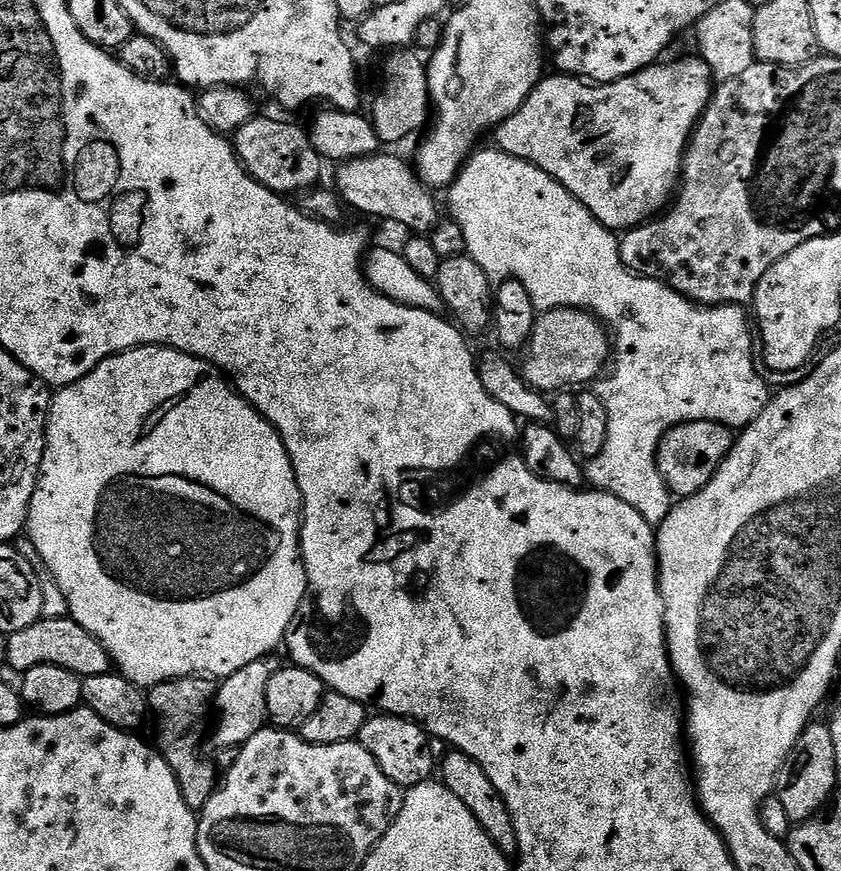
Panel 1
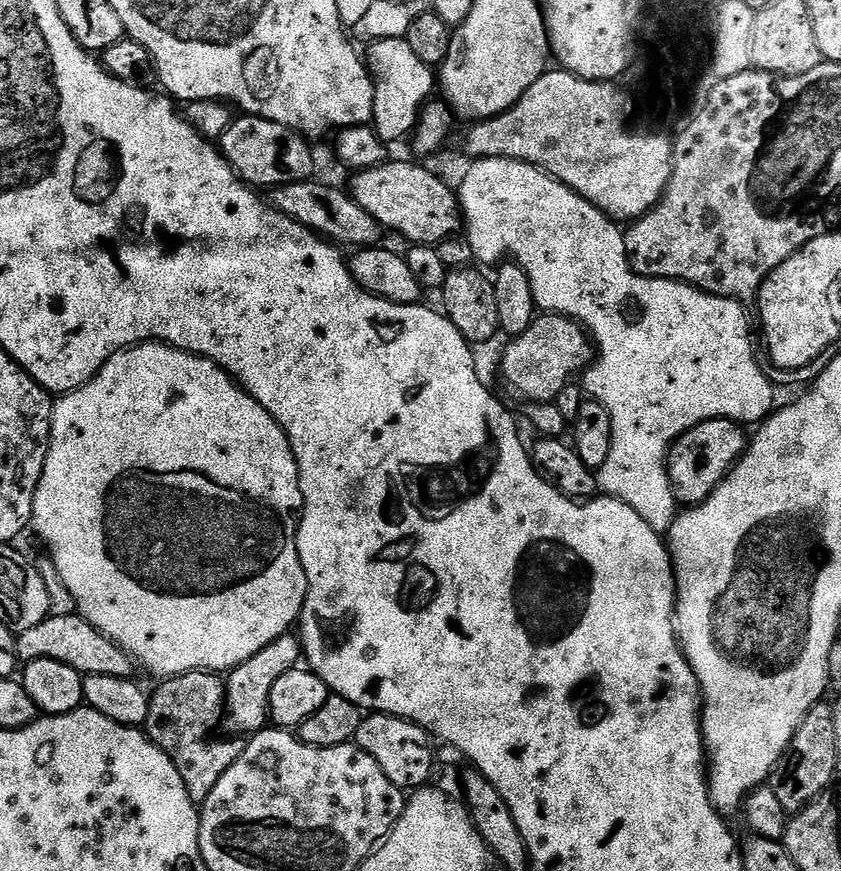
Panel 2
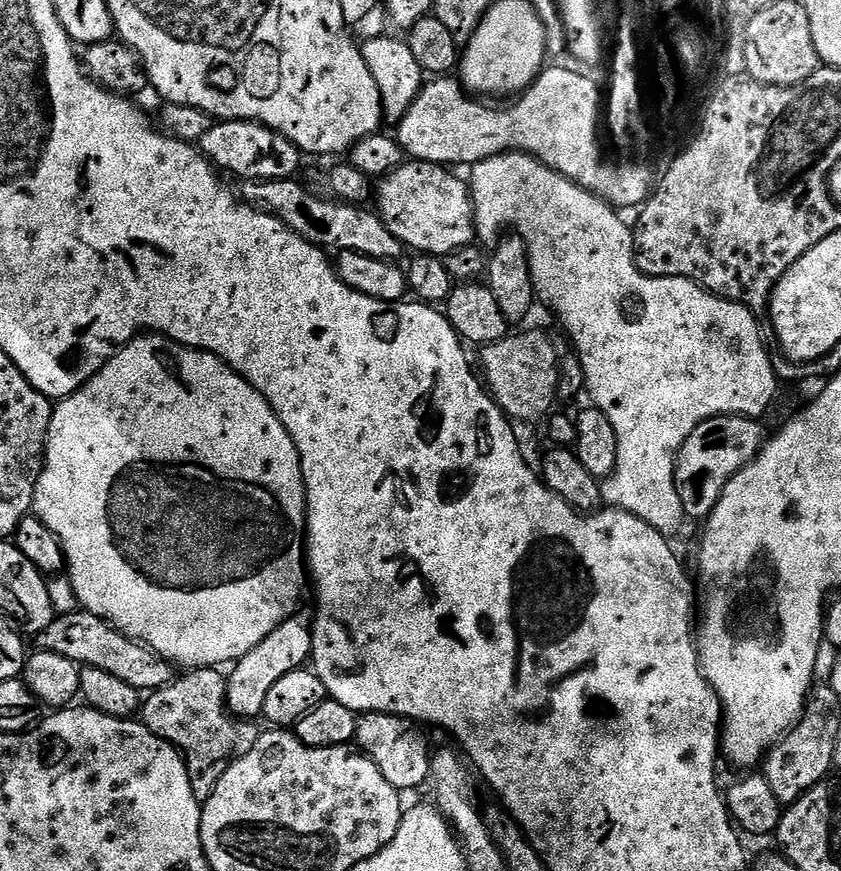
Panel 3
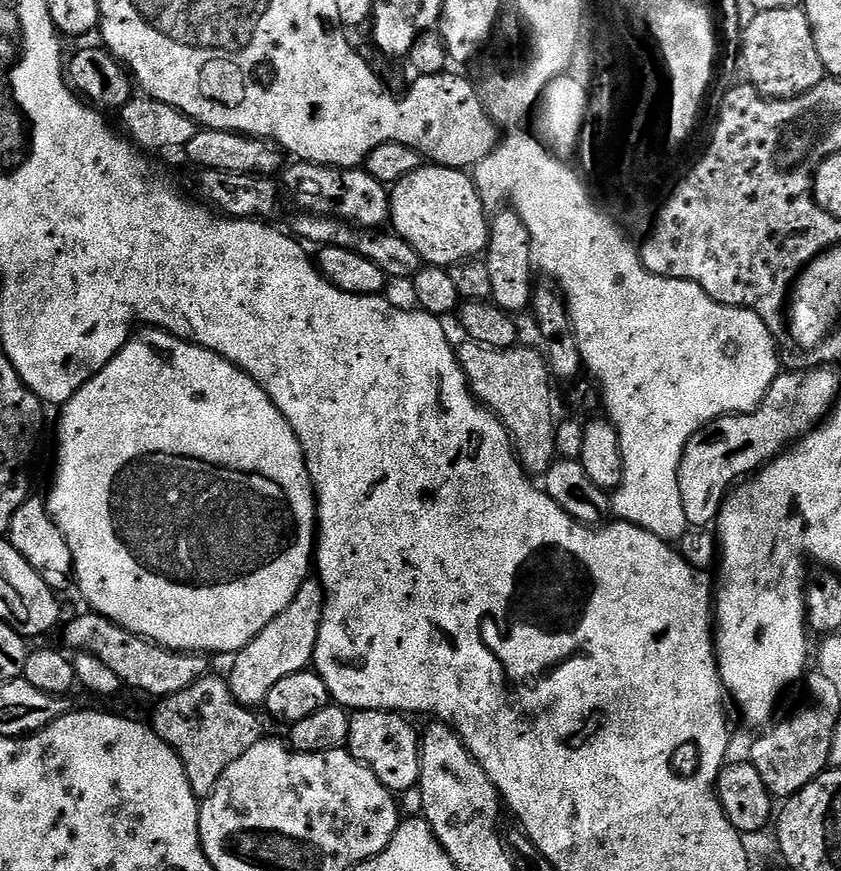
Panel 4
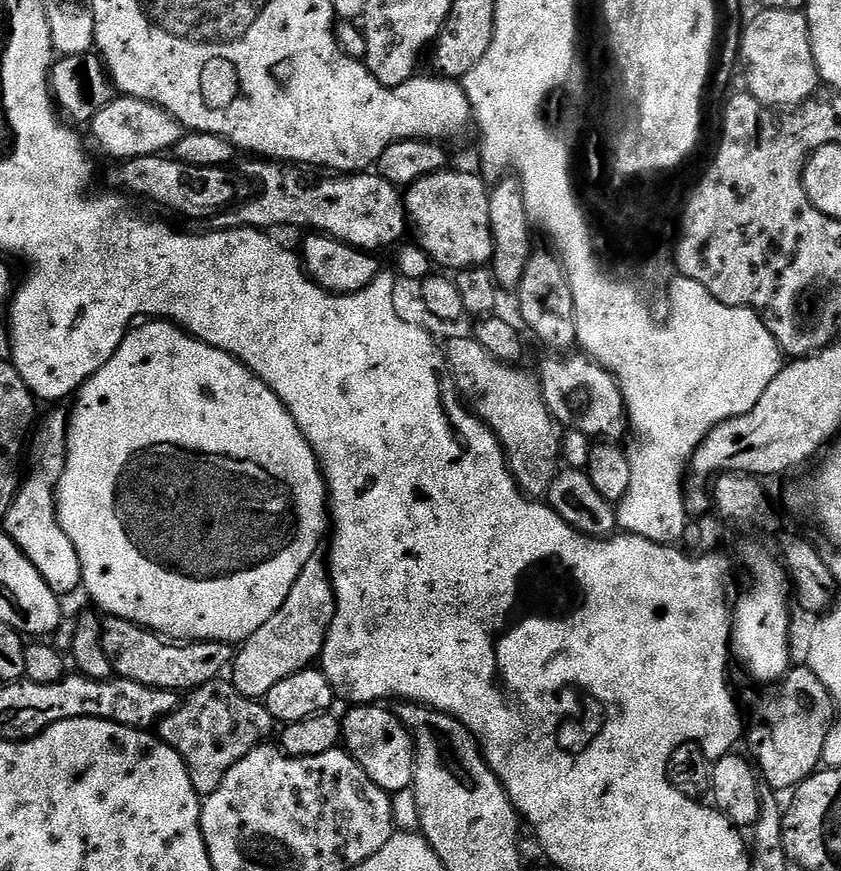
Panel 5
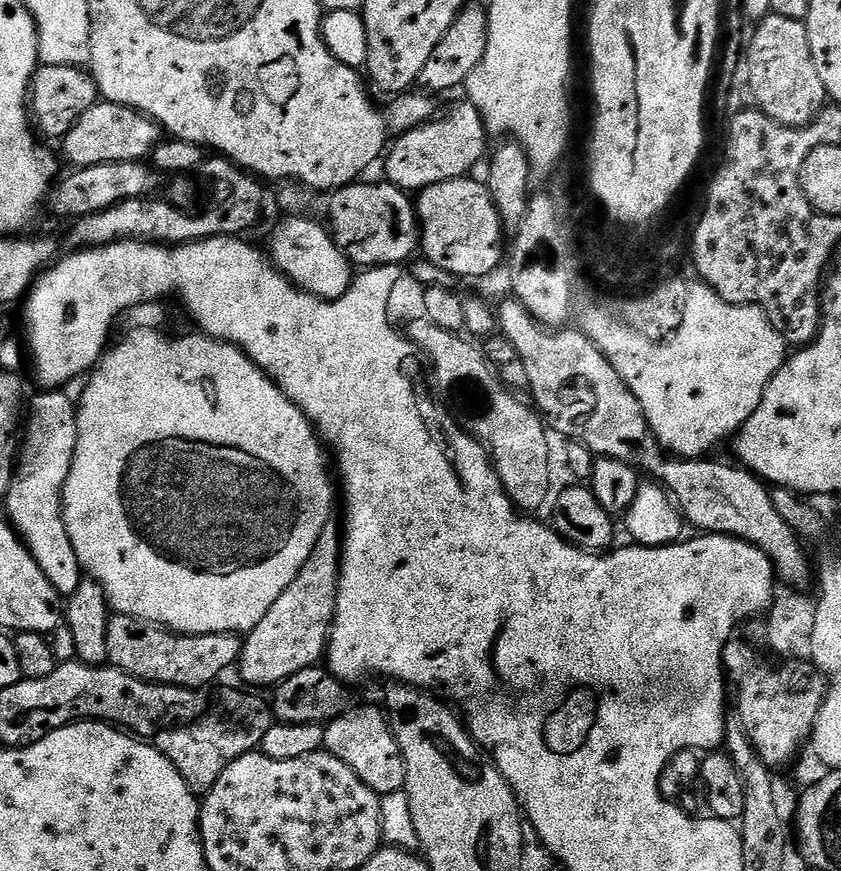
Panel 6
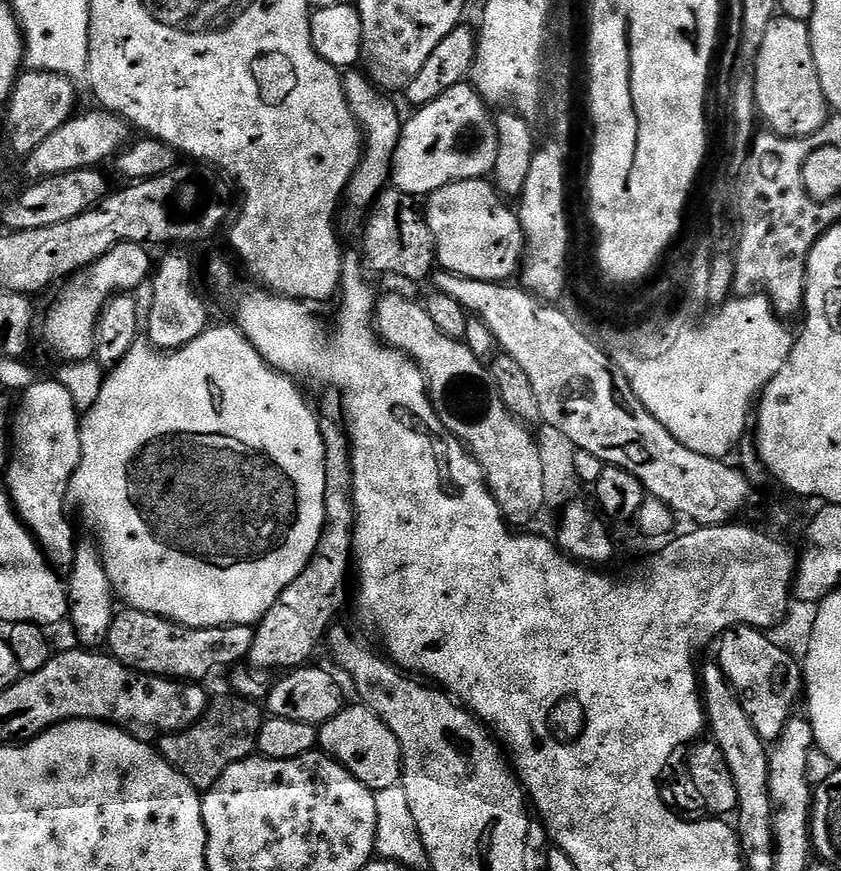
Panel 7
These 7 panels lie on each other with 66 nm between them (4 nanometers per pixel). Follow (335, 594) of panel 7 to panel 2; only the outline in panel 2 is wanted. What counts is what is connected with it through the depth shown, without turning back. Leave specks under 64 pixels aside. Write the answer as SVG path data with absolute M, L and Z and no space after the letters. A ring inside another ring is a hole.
M285 634L278 637L266 650L258 650L254 658L242 662L237 668L231 669L226 676L226 691L224 693L224 707L226 709L226 728L228 724L229 733L255 734L269 723L268 711L270 710L270 689L274 682L286 670L297 667L302 660L302 649L299 639L295 635Z

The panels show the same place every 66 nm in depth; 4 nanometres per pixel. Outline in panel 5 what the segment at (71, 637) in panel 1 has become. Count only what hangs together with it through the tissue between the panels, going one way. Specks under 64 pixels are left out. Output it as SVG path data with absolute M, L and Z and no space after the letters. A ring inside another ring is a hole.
M108 616L103 621L100 641L110 658L112 671L119 679L181 694L206 686L211 680L221 679L234 659L233 645L219 644L217 640L169 642L159 632L117 616Z

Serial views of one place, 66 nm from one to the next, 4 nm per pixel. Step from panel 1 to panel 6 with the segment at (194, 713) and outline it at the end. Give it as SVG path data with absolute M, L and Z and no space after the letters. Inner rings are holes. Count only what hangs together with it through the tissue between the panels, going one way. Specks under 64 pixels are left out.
M224 688L220 692L220 705L211 712L205 711L199 718L179 725L166 728L154 737L156 749L182 774L186 786L203 798L222 778L222 770L230 766L230 762L238 762L246 754L259 749L262 738L266 738L266 730L270 730L274 717L269 701L263 695L252 690L239 692L236 688Z

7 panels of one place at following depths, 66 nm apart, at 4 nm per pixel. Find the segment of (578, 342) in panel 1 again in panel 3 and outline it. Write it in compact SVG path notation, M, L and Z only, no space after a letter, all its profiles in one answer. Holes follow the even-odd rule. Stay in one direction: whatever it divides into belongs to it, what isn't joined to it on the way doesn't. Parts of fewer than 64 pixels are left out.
M528 332L525 336L510 334L496 344L483 345L479 352L480 364L484 367L483 383L505 416L516 422L543 421L553 411L552 404L557 403L556 387L560 381L562 356L561 353L556 353L556 348L546 333Z

